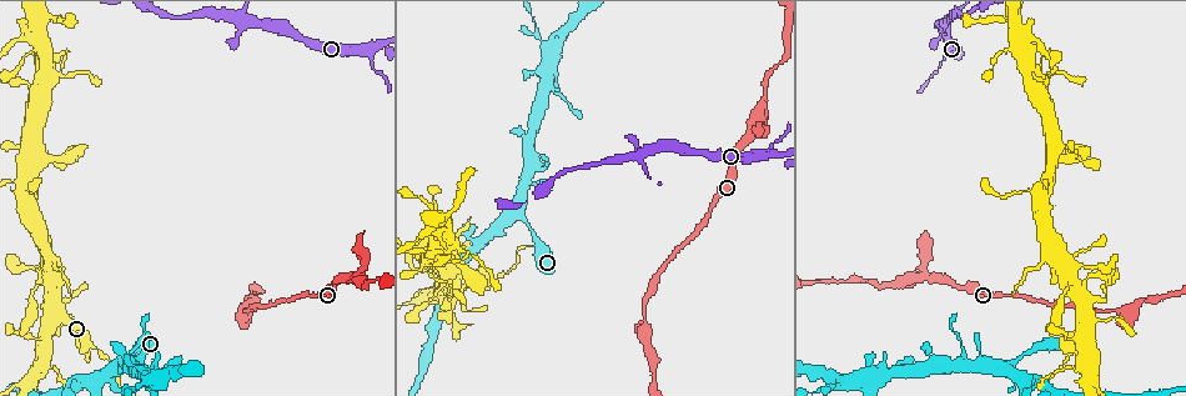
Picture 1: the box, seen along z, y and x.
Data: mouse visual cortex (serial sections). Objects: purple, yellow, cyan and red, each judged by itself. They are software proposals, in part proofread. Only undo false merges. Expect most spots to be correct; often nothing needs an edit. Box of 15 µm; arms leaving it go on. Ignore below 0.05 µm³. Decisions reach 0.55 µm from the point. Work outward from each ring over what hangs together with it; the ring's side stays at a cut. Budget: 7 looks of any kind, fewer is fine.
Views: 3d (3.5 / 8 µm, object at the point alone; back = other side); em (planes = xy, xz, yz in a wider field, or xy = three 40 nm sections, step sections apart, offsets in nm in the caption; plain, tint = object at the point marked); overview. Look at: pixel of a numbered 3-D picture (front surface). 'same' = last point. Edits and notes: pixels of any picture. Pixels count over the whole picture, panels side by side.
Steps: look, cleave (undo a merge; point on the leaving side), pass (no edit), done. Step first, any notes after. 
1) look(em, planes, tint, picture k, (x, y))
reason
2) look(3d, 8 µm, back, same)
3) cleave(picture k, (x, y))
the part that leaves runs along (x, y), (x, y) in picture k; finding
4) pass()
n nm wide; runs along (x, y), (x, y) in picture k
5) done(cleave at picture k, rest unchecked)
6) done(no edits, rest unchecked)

look(3d, 3.5 µm, back, picture 1, (645, 149))
arms part here

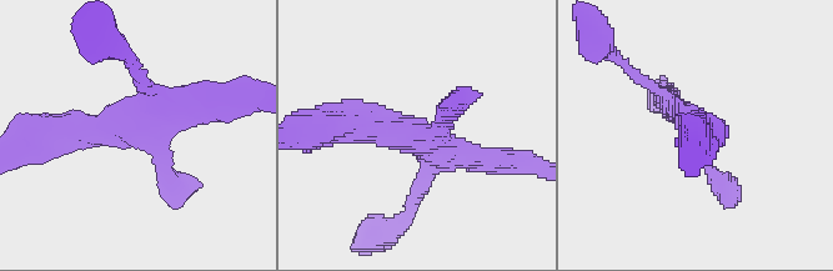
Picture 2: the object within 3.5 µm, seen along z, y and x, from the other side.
look(em, xy, step 5, tint, picture 2, (416, 136))

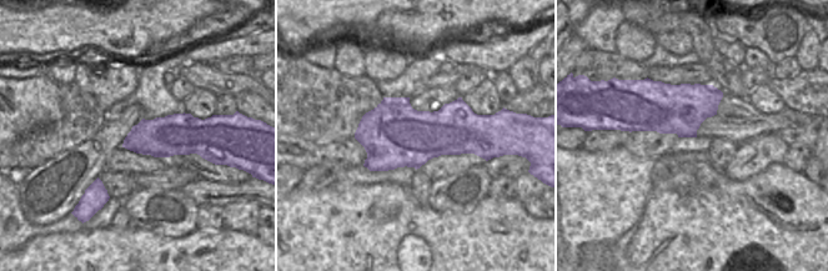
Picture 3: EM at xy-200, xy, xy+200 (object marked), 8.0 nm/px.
pass()
runs along (54, 136), (211, 101) in picture 2; continuous, no second cell

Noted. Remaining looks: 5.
look(3d, 8 µm, back, picture 1, (1019, 34))
narrows sharply

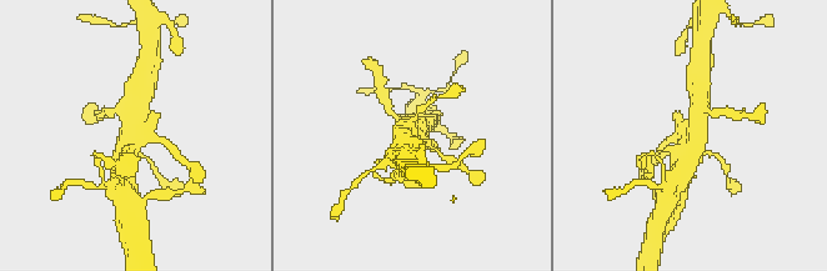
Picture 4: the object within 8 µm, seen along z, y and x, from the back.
look(3d, 3.5 µm, picture 4, (686, 130))

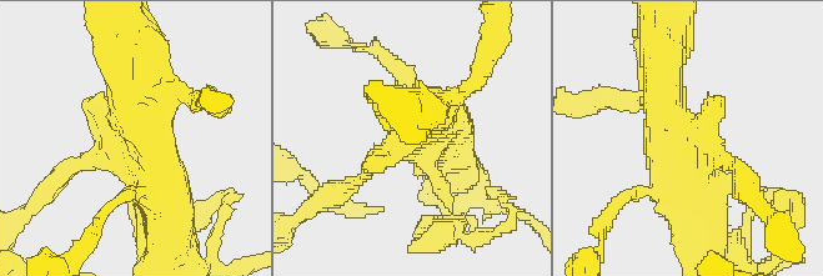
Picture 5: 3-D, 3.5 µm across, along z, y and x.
look(em, planes, tint, picture 5, (134, 147))
now the EM

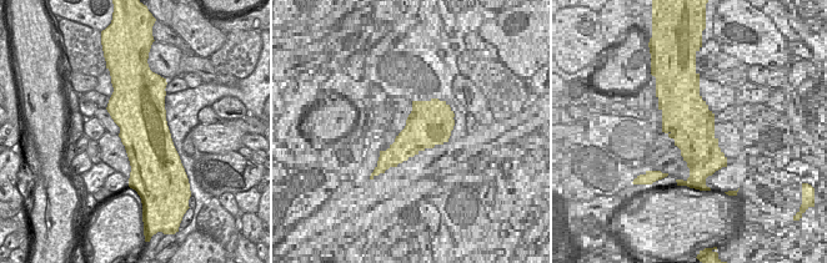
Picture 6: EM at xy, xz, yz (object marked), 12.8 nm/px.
pass()
runs along (169, 215), (131, 61) in picture 5; continuous, no second cell

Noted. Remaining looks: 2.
look(em, planes, tint, picture 1, (33, 303))
calibre changes

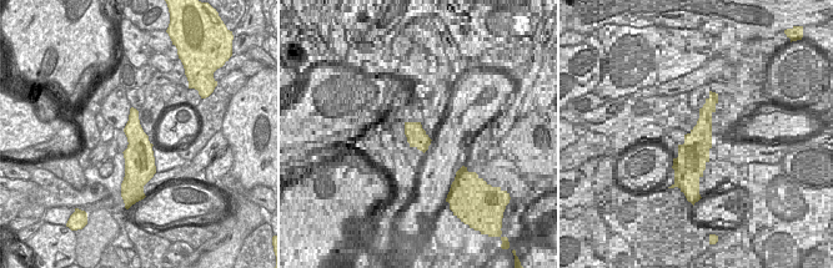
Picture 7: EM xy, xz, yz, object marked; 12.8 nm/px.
look(3d, 3.5 µm, same)
see where the arms go

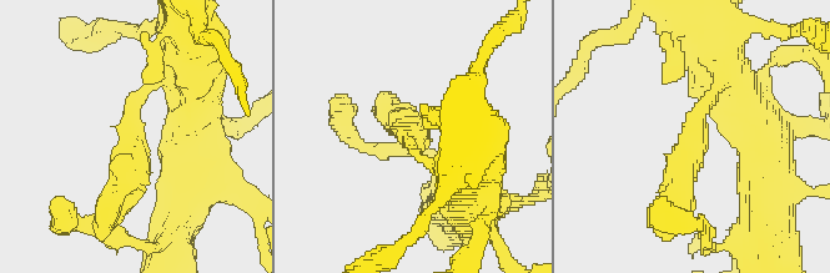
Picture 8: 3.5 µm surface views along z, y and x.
pass()
arms of 150, 350 nm; all the same cell

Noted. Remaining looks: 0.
done(no edits, rest unchecked)

